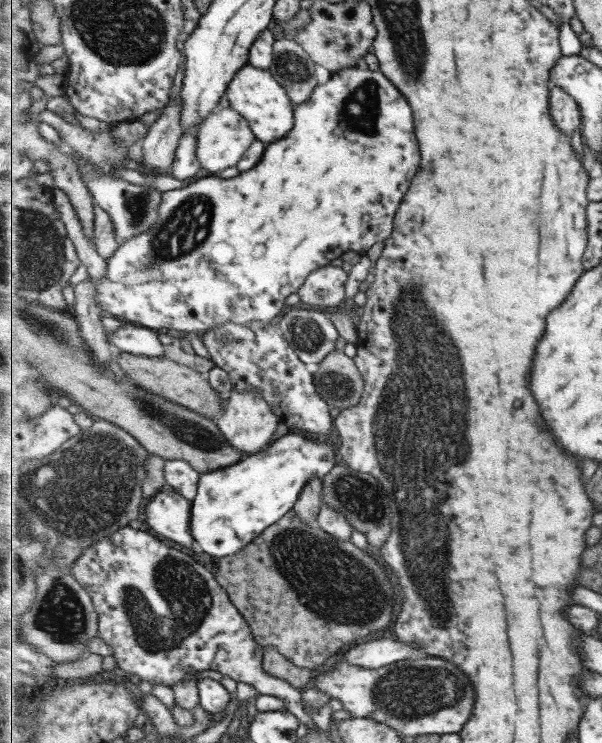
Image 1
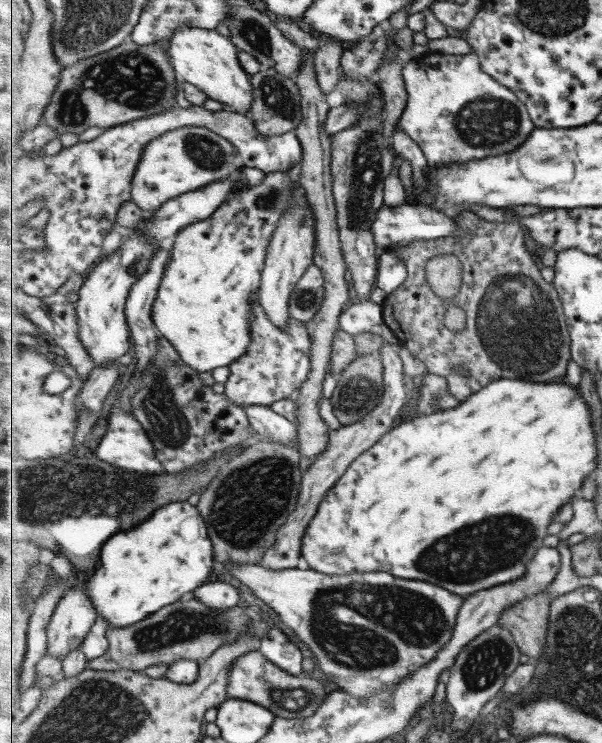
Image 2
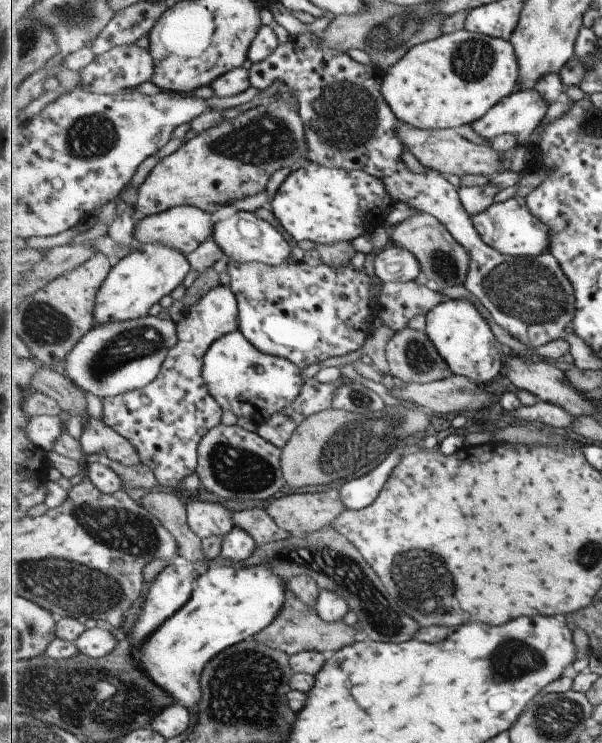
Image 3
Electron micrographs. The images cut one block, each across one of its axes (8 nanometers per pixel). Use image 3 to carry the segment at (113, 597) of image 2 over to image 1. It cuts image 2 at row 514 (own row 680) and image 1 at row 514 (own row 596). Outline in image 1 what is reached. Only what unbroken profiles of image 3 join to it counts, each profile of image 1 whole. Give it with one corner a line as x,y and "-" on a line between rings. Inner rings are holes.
292,429
289,435
283,435
264,451
249,454
233,466
202,473
196,499
192,502
193,538
204,552
219,560
243,551
264,530
293,512
309,479
323,479
337,466
337,448
339,440
319,442

